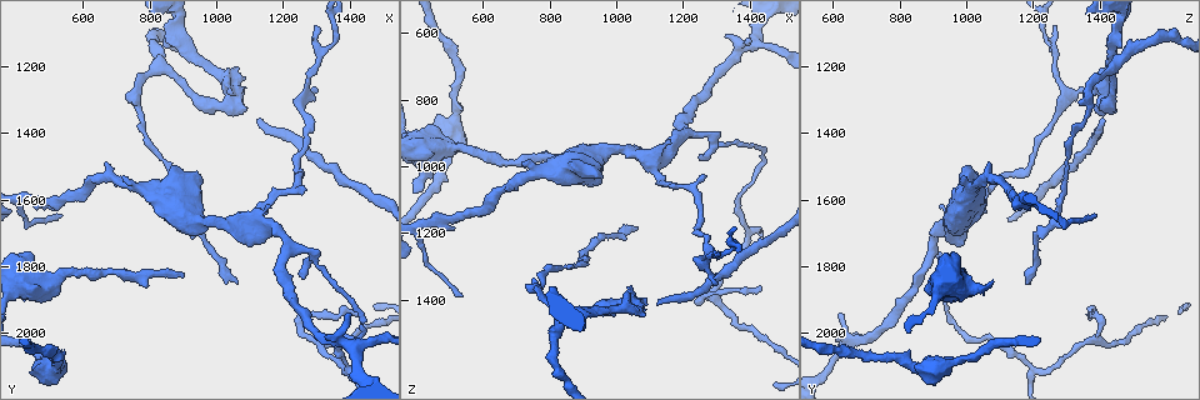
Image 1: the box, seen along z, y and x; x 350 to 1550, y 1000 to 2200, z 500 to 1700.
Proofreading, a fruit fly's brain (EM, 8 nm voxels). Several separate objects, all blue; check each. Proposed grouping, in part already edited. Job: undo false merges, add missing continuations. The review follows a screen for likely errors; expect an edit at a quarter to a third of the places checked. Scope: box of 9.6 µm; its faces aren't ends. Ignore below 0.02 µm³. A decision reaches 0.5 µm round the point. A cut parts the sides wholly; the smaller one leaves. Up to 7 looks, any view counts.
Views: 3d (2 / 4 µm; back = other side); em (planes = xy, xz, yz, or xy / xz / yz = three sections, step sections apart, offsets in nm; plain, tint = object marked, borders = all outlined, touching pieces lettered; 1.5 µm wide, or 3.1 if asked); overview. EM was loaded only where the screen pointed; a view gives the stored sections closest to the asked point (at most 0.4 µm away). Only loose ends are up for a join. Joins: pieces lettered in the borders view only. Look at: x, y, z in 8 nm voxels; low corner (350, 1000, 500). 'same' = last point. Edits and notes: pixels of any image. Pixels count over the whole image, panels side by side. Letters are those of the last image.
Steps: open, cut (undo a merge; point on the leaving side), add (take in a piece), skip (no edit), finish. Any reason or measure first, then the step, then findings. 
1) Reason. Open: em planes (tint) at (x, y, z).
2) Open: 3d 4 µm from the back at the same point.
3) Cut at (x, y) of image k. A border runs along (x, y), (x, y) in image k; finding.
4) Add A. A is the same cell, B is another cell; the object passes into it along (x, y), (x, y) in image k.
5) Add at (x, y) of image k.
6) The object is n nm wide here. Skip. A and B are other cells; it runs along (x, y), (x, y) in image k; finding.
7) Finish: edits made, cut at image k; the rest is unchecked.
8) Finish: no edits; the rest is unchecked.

Abrupt turn. Open: em planes (plain) at (1300, 2030, 1390).

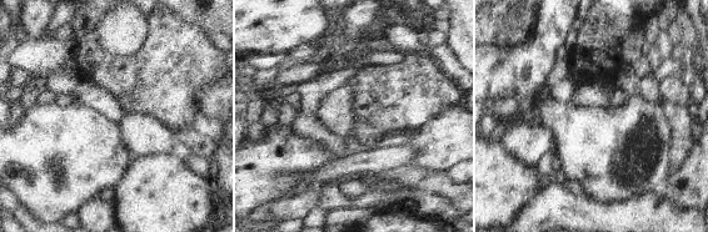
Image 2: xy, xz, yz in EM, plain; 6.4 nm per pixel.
Open: em planes (borders) at the same point.

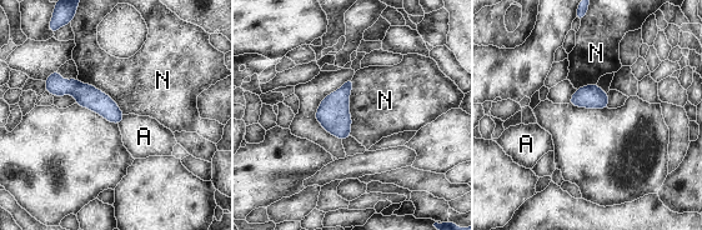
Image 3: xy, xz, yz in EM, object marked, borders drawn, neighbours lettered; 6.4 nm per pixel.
Skip. A and N are other cells; it runs along (50, 79), (119, 118) in image 3; continuous, no second neuron.

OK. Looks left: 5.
Thin end. Open: 3d 4 µm at (540, 1650, 1390).

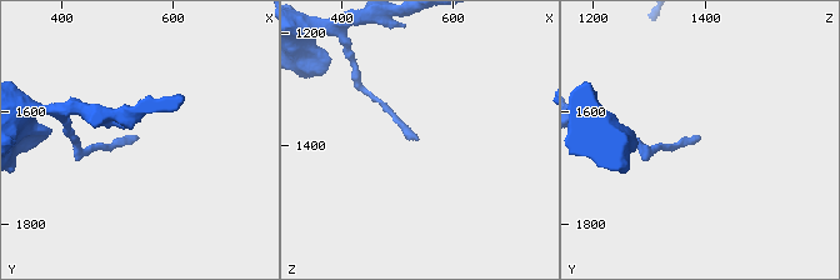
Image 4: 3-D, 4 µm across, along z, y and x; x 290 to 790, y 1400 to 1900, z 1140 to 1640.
Shape alone is not enough. Open: em xy step 8 (tint) at (540, 1645, 1390).

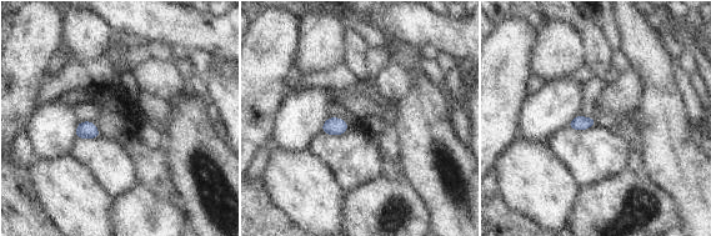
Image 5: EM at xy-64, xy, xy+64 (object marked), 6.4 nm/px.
Cut it another way. Open: em planes (borders) at the same point.

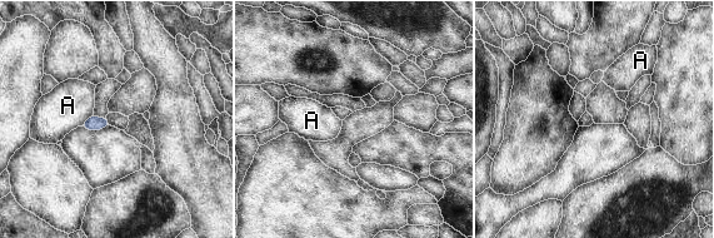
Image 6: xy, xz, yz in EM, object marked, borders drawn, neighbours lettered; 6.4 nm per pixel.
Skip. A is another cell; a border runs along (93, 114), (80, 125) in image 6; none of them fits.

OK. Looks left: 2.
Finish: no edits; the rest is unchecked.

